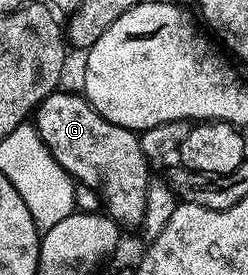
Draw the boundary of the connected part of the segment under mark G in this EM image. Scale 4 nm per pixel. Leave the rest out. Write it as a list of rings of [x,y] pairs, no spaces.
[[[60,93],[49,94],[36,107],[34,125],[38,136],[42,136],[54,160],[71,178],[96,191],[101,207],[117,226],[139,227],[146,212],[150,159],[142,152],[137,131],[106,120],[79,93]]]

